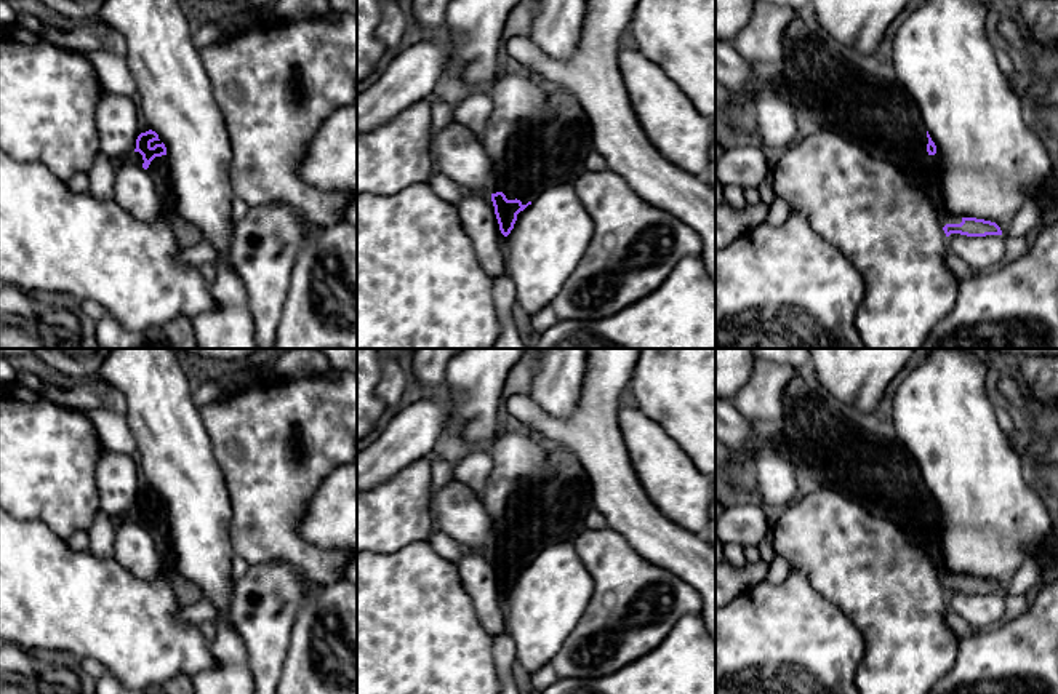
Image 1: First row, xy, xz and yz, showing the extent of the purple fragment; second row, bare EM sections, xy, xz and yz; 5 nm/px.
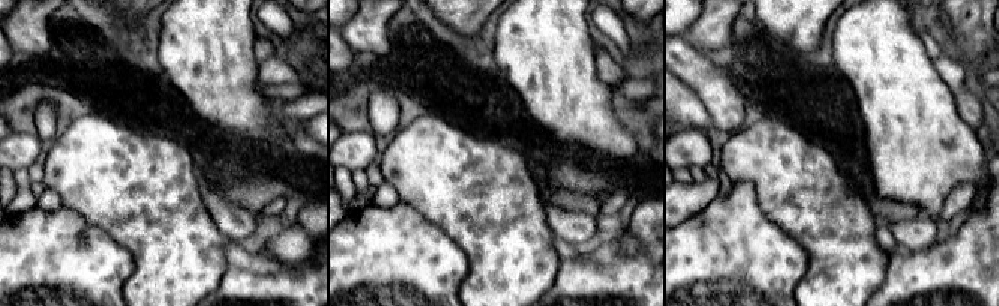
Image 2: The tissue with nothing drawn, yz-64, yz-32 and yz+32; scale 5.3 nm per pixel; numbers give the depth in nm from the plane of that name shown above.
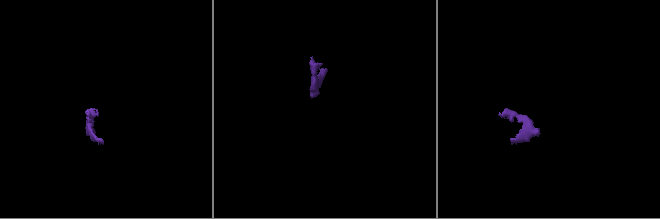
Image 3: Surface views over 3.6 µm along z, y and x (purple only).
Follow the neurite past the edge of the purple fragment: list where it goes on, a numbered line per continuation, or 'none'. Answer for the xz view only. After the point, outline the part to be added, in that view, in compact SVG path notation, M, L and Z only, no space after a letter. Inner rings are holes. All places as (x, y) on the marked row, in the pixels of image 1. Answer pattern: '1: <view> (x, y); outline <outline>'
1: xz (540, 155); outline M551 86L551 106L554 109L552 120L525 123L515 131L504 160L495 163L491 193L503 192L507 200L517 198L527 205L551 187L573 184L586 171L584 162L594 150L594 142L591 123L579 101L570 91Z

